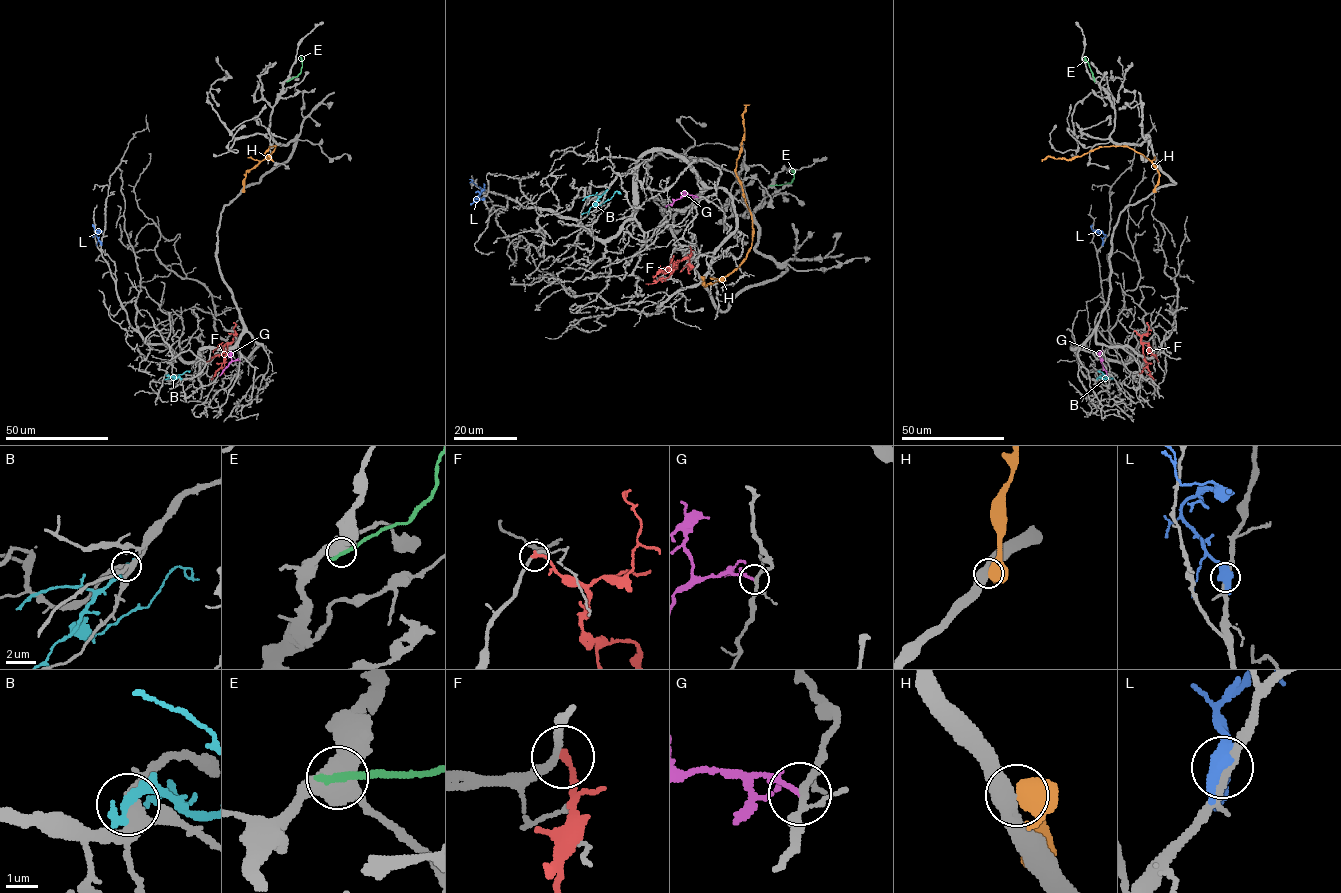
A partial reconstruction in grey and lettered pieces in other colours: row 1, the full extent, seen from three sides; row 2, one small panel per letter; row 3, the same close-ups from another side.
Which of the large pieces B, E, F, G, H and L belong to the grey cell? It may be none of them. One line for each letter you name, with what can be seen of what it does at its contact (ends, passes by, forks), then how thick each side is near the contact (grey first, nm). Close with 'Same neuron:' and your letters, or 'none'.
Same neuron: none

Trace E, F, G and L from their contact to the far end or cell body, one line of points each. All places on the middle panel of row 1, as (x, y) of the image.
E: (772, 185), (791, 182), (794, 177), (791, 170)
F: (689, 247), (688, 258), (653, 275)
G: (697, 197), (685, 194), (666, 206)
L: (483, 198), (474, 200), (481, 190), (472, 181), (469, 182)

